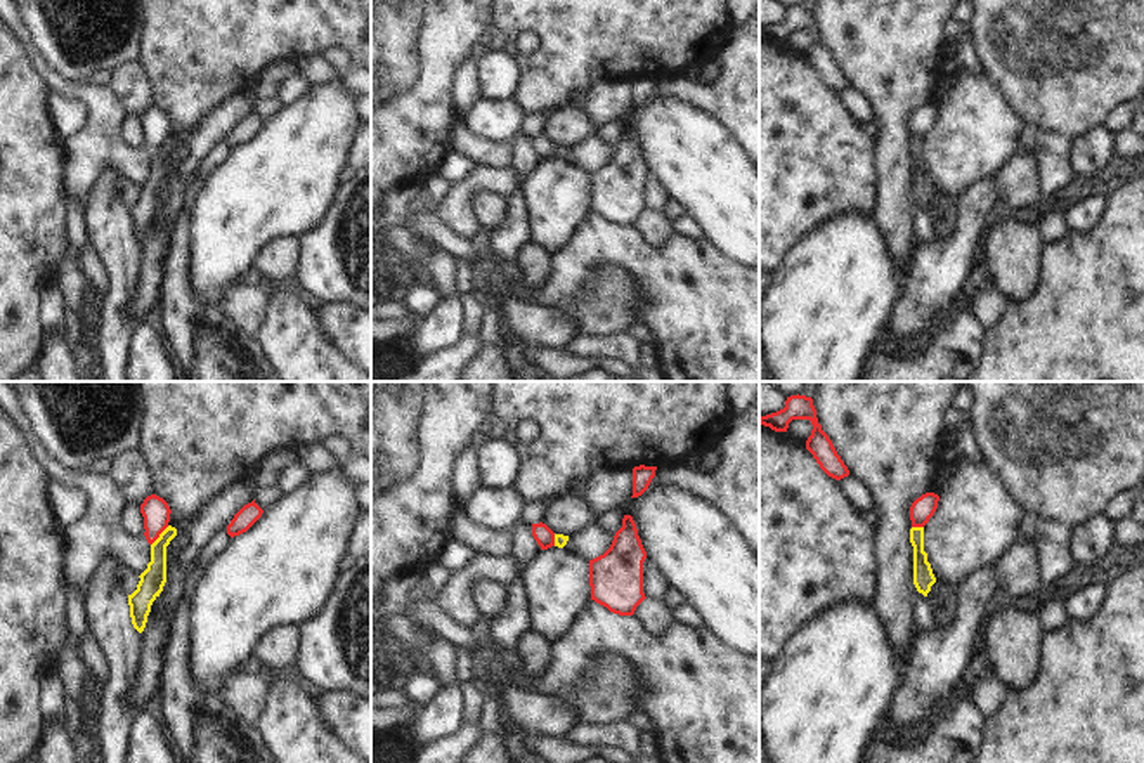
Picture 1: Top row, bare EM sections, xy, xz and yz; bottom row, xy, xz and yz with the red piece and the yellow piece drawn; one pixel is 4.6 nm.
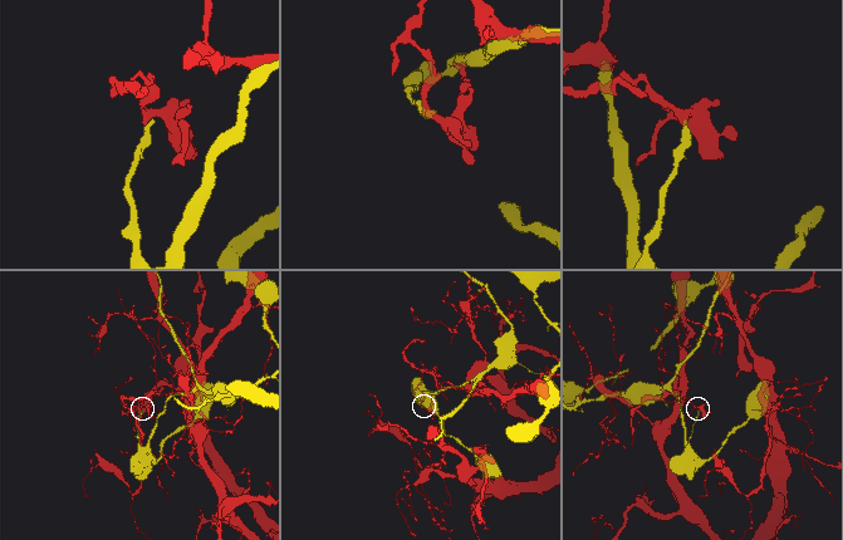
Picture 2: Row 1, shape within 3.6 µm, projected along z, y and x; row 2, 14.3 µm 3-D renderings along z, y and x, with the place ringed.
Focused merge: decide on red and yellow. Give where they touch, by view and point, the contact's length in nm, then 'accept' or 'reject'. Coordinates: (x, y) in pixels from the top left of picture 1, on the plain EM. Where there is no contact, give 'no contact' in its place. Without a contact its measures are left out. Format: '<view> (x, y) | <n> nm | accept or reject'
xy (158, 148) | 130 nm | reject

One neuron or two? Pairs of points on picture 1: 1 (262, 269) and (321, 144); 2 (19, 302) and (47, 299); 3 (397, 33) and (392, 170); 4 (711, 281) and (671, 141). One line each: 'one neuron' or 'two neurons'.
1: two neurons
2: two neurons
3: one neuron
4: two neurons

